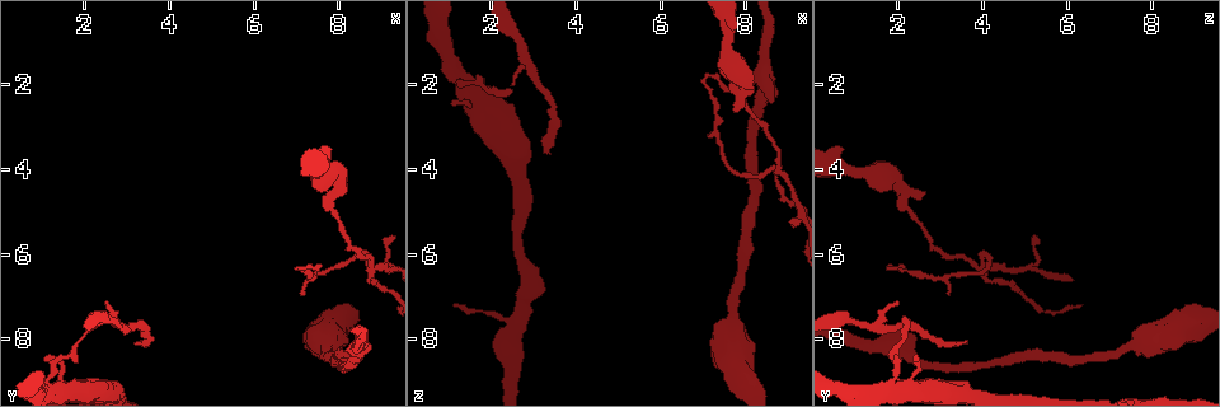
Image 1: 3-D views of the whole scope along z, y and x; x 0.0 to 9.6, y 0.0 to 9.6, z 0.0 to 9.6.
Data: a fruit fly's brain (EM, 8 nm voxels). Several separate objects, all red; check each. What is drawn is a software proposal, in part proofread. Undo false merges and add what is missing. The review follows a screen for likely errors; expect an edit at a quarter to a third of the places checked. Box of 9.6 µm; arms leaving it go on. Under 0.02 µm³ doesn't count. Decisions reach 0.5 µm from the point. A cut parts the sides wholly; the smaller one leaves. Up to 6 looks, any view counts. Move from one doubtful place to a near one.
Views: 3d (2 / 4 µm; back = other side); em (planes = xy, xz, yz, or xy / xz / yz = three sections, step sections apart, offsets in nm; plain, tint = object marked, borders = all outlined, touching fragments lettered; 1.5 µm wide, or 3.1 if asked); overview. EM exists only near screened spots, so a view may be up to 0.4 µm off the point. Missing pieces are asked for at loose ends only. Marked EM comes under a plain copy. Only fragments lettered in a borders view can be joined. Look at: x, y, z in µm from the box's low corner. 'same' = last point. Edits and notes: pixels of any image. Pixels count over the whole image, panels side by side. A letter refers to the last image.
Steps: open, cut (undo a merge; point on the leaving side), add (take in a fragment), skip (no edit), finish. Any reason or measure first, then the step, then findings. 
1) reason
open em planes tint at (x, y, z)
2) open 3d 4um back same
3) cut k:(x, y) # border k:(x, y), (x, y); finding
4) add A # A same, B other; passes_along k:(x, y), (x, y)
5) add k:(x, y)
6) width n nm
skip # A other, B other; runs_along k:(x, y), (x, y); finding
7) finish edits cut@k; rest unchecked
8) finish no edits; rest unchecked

abrupt turn
open 3d 4um at (8.80, 6.10, 3.70)

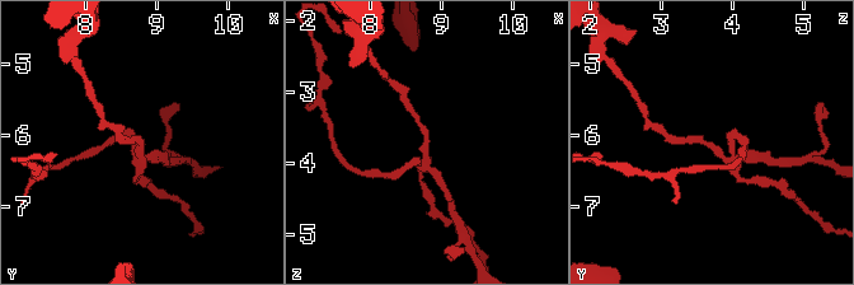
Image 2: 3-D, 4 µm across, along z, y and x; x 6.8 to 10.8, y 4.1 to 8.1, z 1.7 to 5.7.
arms 4
open em xz step 8 tint at (8.80, 6.15, 3.70)

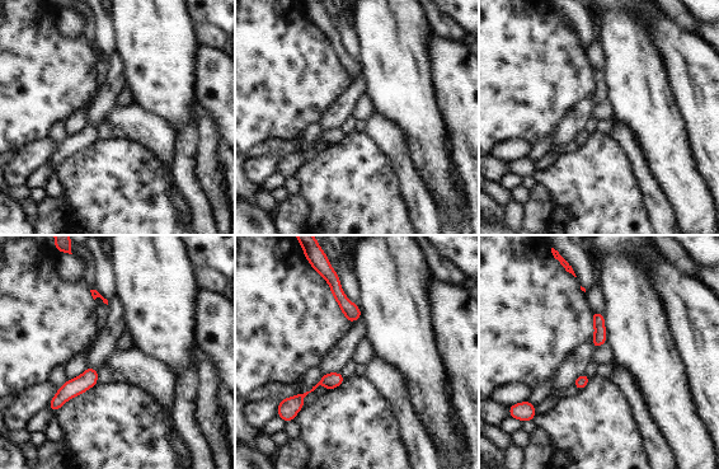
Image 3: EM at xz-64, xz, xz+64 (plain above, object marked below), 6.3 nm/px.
open em planes borders same

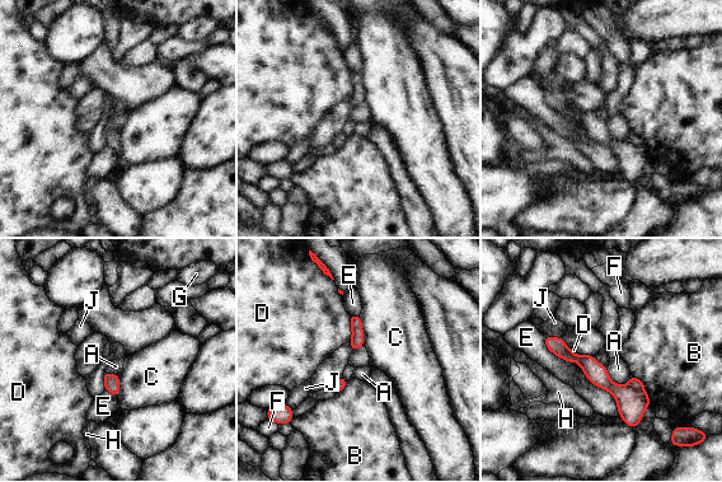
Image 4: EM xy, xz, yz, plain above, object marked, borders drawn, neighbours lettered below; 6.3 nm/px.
skip # A other, B other, C other, D other, E other, F other, G other, H other, J other; runs_along 4:(547, 340), (584, 360), (638, 411); all the same neuron

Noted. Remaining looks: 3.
open em planes borders at (3.30, 8.05, 3.60)

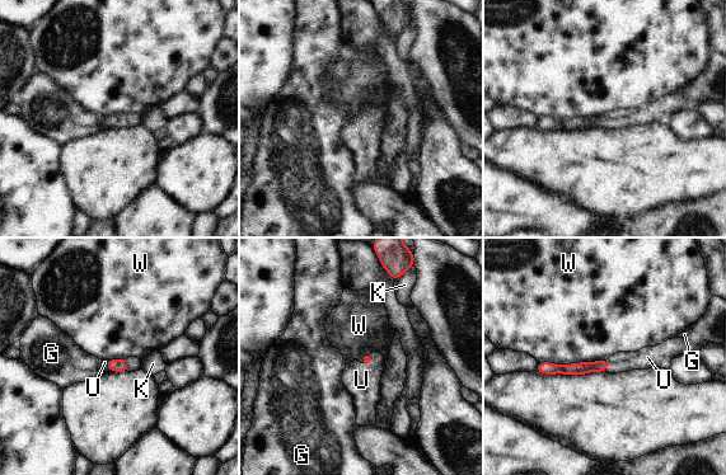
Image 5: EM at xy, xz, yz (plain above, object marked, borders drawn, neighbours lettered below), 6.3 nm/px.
longest_contact W 420 nm
add U # G other, K other, U same, W other; it goes on there

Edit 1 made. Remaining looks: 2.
thin end
open em planes borders at (1.05, 8.55, 2.50)

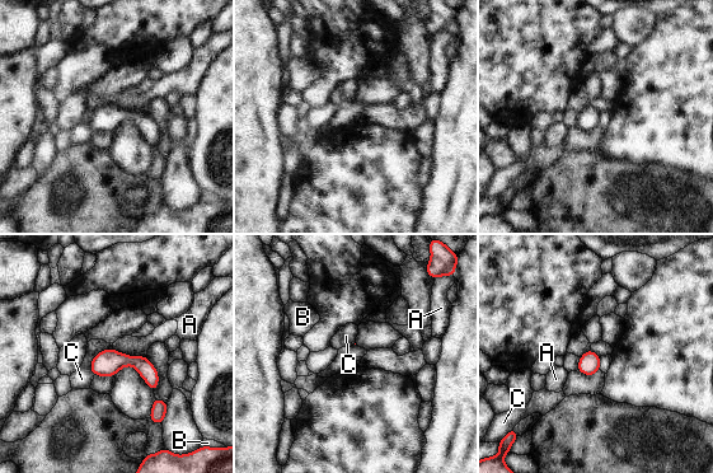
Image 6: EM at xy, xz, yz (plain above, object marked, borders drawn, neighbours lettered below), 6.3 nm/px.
skip # A other, B other, C other; no lettered fragment goes on from it

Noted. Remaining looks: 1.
finish edits add@5; rest unchecked

